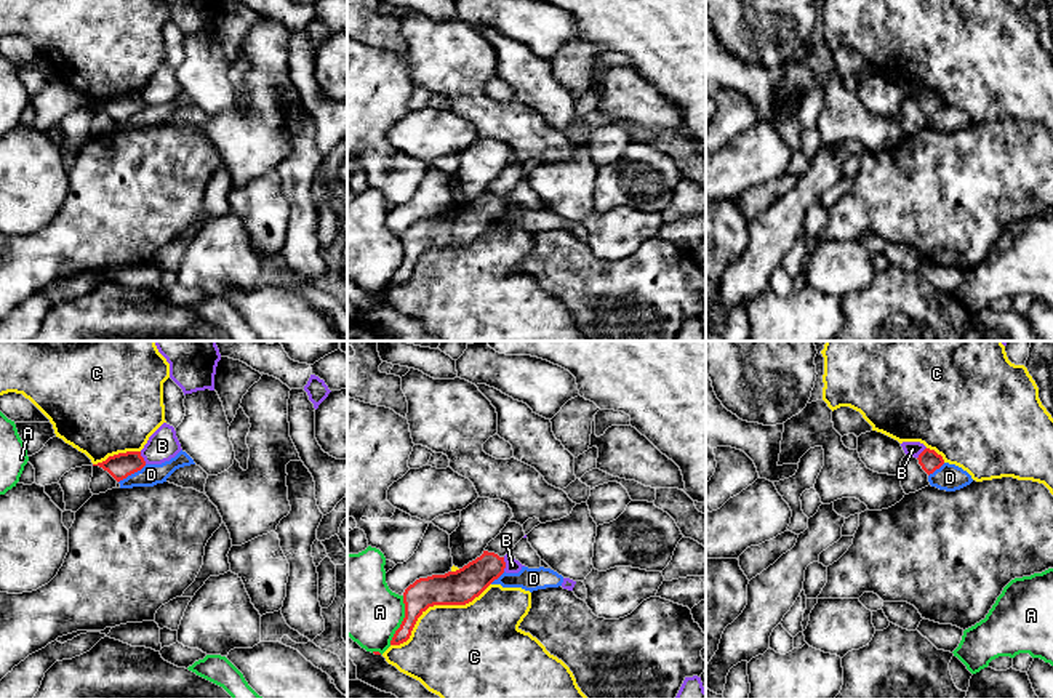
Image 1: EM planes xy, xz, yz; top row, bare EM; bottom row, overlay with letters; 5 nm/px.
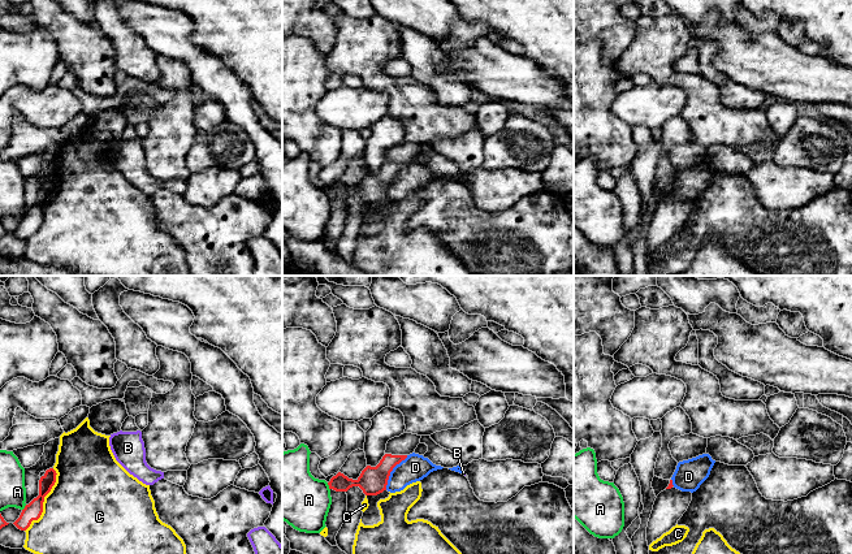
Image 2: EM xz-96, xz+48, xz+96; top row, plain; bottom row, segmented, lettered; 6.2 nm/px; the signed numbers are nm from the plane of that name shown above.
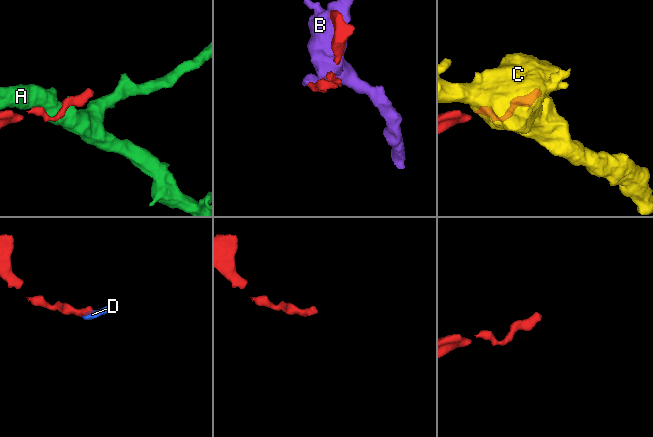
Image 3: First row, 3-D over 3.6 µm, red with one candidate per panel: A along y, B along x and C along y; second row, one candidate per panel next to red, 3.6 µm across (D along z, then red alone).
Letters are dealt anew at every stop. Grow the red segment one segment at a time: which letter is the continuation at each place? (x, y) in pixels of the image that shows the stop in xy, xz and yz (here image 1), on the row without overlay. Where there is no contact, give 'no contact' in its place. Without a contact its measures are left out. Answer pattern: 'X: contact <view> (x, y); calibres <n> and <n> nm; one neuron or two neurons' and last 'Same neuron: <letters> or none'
A: contact xz (404, 261); calibres 160 and 340 nm; two neurons
B: contact xz (504, 205); calibres 170 and 70 nm; two neurons
C: contact xz (436, 245); calibres 180 and 460 nm; two neurons
D: contact xy (132, 114); calibres 120 and 110 nm; two neurons
Same neuron: none

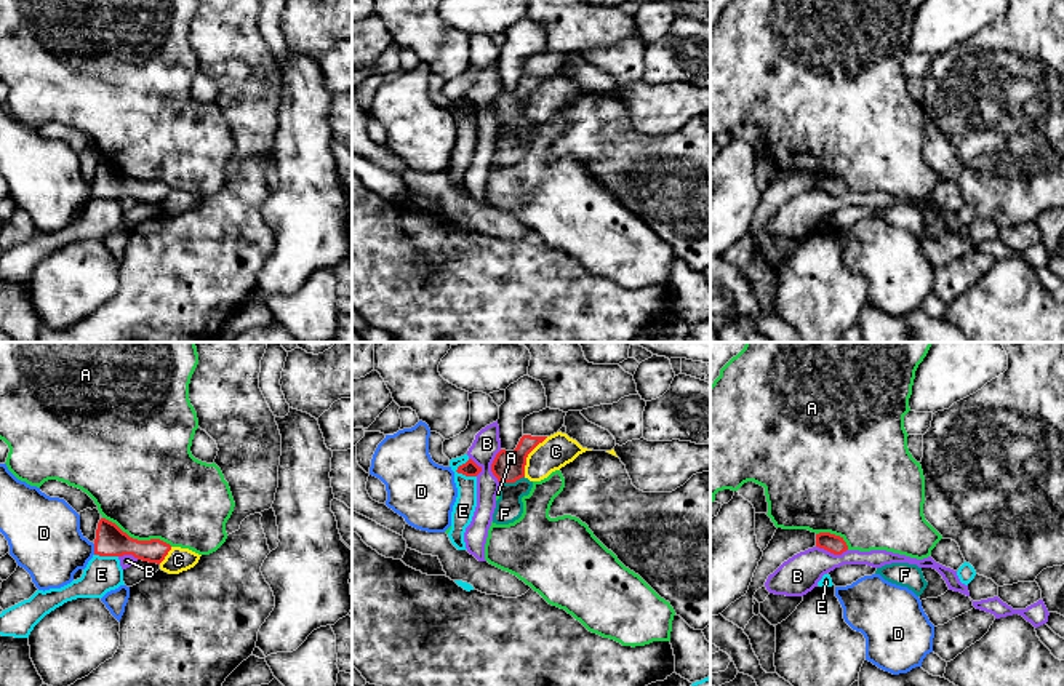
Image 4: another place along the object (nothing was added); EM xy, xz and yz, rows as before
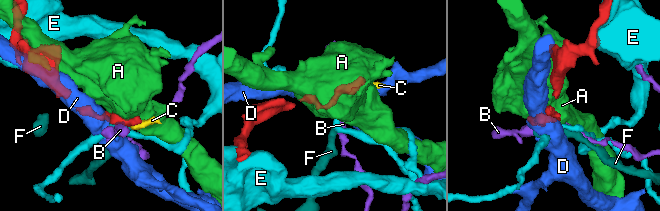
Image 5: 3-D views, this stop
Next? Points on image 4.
A: contact xy (136, 181); calibres 160 and 480 nm; two neurons
B: contact xz (492, 109); calibres 160 and 140 nm; two neurons
C: contact xz (527, 98); calibres 160 and 170 nm; two neurons
D: contact xy (95, 191); calibres 160 and 360 nm; two neurons
E: contact xz (466, 117); calibres 80 and 110 nm; two neurons
F: contact xz (511, 123); calibres 160 and 140 nm; two neurons
Same neuron: none

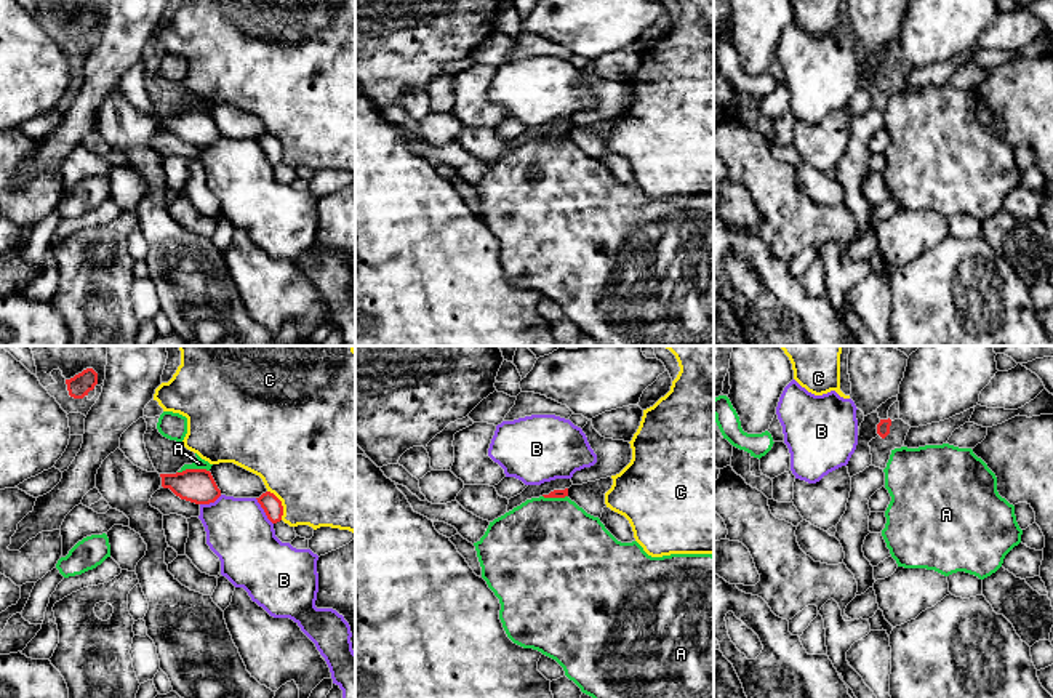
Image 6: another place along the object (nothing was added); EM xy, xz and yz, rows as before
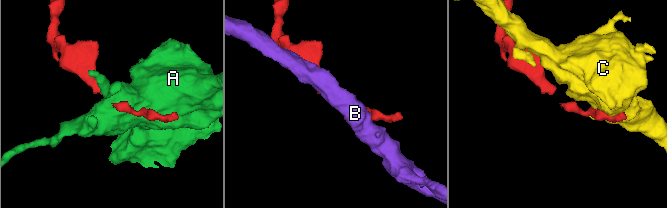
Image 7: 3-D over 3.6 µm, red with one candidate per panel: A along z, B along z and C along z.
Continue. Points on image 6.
A: contact xy (192, 111); calibres 180 and 50 nm; two neurons
B: contact xy (264, 152); calibres 100 and 320 nm; two neurons
C: contact xy (280, 146); calibres 100 and 480 nm; two neurons
Same neuron: none

